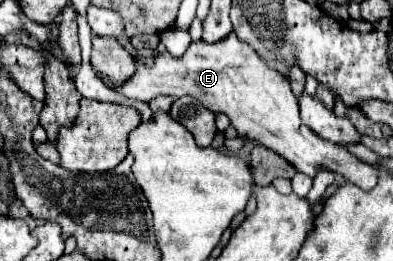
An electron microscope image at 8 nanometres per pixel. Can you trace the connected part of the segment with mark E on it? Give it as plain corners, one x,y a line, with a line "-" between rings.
233,31
217,43
191,43
183,57
173,57
169,51
159,53
151,69
137,67
137,73
123,87
119,87
117,93
139,101
151,101
157,95
171,95
175,99
191,95
207,109
225,113
243,139
257,141
275,151
299,173
305,173
311,179
323,167
339,173
345,181
361,187
363,191
377,185
377,169
373,165
363,163
345,147
327,143
309,131
299,117
299,103
291,93
287,79
283,79
283,75
275,69
269,69
253,47
241,41

